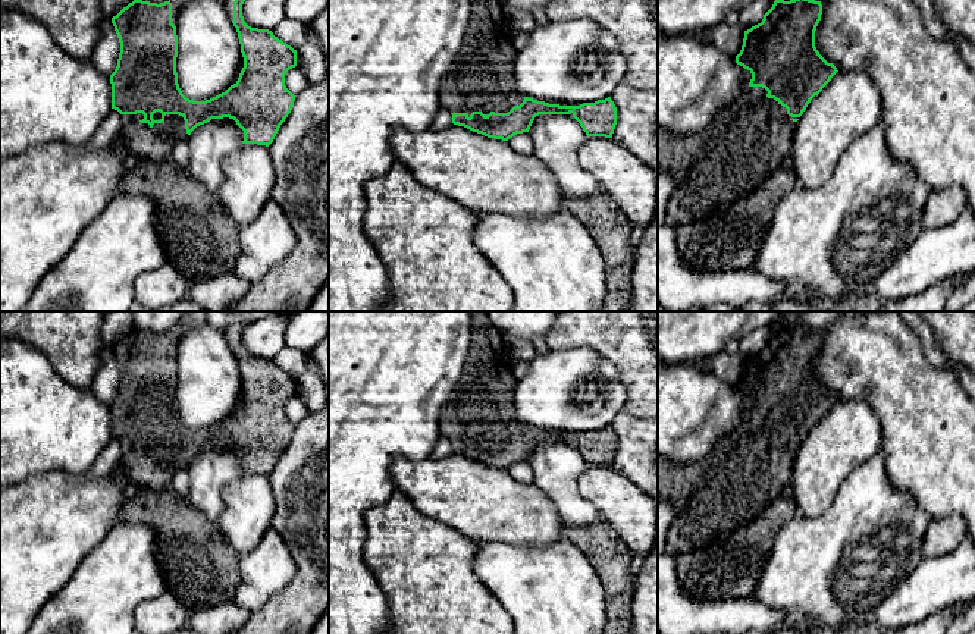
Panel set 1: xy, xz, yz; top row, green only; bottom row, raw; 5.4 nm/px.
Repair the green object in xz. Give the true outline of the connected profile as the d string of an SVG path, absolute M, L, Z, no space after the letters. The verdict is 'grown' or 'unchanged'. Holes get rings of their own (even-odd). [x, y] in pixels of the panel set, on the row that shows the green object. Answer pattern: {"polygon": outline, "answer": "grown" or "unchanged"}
{"polygon": "M524 97L523 103L520 106L514 106L508 113L490 112L488 116L485 116L482 112L473 112L470 116L467 113L451 113L451 114L454 125L464 126L488 138L508 141L517 134L529 132L534 117L539 114L570 114L570 113L580 123L587 136L612 138L617 125L617 107L611 100L611 97L605 100L598 100L595 103L583 103L580 106L549 104L545 101L537 101Z", "answer": "unchanged"}

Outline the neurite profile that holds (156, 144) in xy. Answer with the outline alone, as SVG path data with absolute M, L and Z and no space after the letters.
M142 113L120 114L117 134L128 151L126 169L119 194L150 197L156 205L156 227L169 264L173 264L188 280L203 280L233 272L239 257L239 229L229 219L216 195L188 170L181 170L172 160L173 147L188 139L185 120L179 114L166 114L163 123L142 123Z

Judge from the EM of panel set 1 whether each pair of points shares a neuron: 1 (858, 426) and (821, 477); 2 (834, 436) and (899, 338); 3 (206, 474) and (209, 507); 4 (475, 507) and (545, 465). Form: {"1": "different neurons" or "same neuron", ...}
{"1": "same neuron", "2": "different neurons", "3": "same neuron", "4": "different neurons"}

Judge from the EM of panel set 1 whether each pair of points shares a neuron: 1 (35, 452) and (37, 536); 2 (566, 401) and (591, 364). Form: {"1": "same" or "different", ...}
{"1": "different", "2": "same"}

